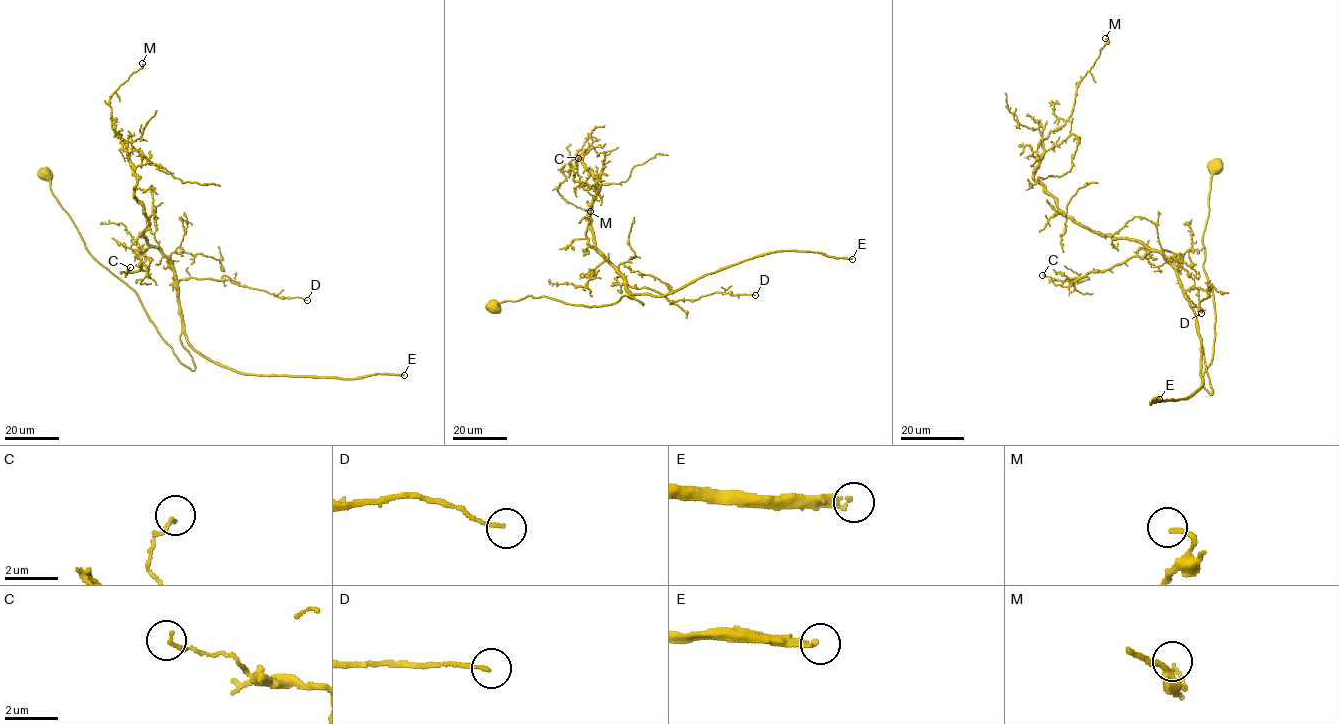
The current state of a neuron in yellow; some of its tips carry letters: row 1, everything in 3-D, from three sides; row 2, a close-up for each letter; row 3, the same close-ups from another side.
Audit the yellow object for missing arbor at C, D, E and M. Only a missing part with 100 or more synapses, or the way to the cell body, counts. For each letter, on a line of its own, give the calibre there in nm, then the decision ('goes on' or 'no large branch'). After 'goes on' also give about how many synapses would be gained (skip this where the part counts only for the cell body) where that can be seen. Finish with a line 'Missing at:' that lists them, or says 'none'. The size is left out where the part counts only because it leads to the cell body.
C: 150 nm thick; no large branch
D: 100 nm thick; no large branch
E: 190 nm thick; goes on; about 950 synapses
M: 120 nm thick; no large branch
Missing at: E

